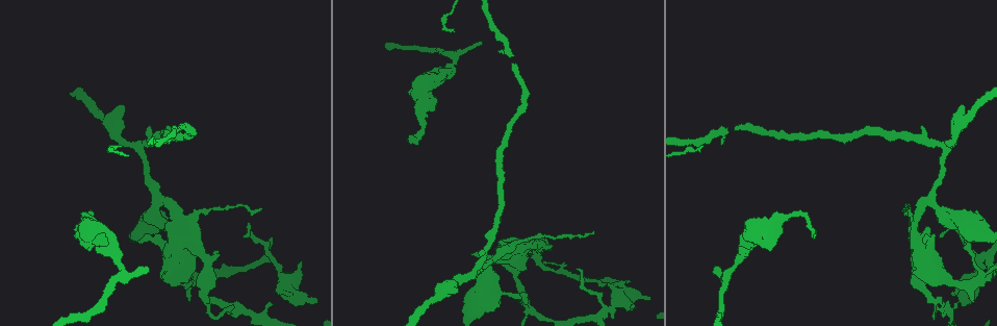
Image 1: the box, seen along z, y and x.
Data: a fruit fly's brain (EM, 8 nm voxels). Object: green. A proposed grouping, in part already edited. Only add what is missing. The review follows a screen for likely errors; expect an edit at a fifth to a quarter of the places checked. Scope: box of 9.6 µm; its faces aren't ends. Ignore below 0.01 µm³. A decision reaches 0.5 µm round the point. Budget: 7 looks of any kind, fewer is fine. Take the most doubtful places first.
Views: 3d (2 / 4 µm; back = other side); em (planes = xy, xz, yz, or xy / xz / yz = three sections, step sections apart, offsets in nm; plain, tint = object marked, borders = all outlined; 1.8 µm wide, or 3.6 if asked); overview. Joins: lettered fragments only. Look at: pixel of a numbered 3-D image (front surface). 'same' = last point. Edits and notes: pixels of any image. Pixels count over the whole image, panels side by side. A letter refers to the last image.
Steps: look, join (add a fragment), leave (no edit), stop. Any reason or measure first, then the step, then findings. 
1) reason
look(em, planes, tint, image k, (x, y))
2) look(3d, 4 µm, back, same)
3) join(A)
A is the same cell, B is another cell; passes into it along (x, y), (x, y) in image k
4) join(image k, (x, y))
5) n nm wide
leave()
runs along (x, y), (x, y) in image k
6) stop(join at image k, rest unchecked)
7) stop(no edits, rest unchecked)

free end
look(3d, 2 µm, image 1, (410, 141))

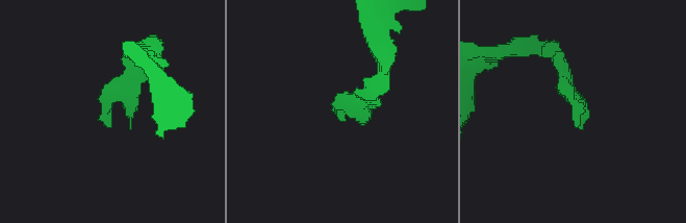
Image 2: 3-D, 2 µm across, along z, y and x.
now the EM
look(em, xz, step 16, tint, image 2, (342, 112))

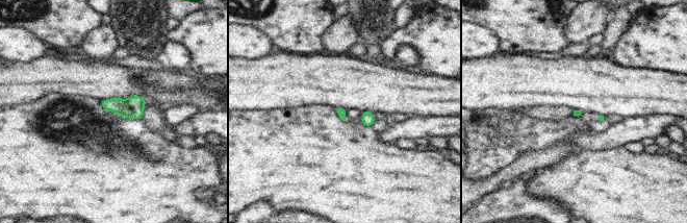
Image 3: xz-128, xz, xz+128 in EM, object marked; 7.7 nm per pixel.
look(em, planes, borders, same)

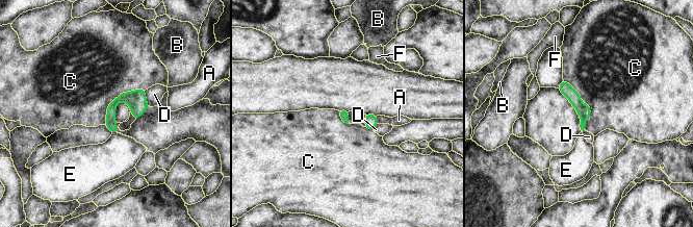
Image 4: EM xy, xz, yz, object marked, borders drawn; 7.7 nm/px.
C touches over 440 nm
leave()
A, B, C, D, E and F are other cells; none of them fits

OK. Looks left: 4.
branch stops here
look(em, yz, step 16, borders, image 1, (188, 302))

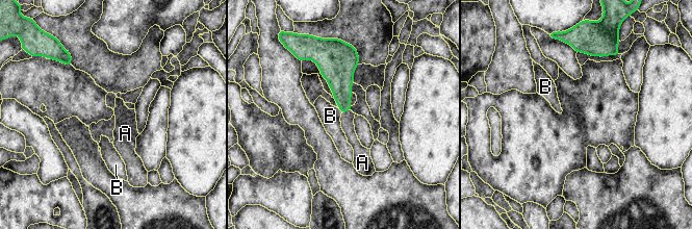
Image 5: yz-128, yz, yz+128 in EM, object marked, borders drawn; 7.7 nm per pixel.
cut it another way
look(em, planes, borders, same)

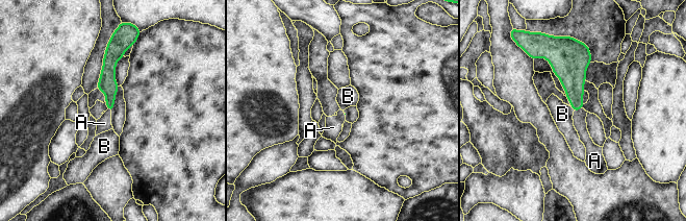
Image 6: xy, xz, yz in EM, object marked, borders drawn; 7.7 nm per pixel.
join(A)
A is the same cell, B is another cell; passes into it along (573, 79), (577, 111), (579, 117) in image 6; the cell continues

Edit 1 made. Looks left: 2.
stop(join at image 6, rest unchecked)

